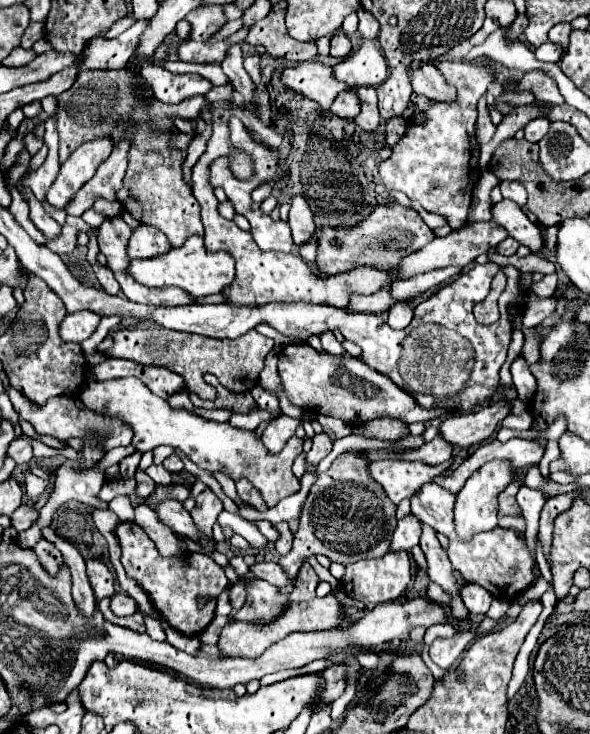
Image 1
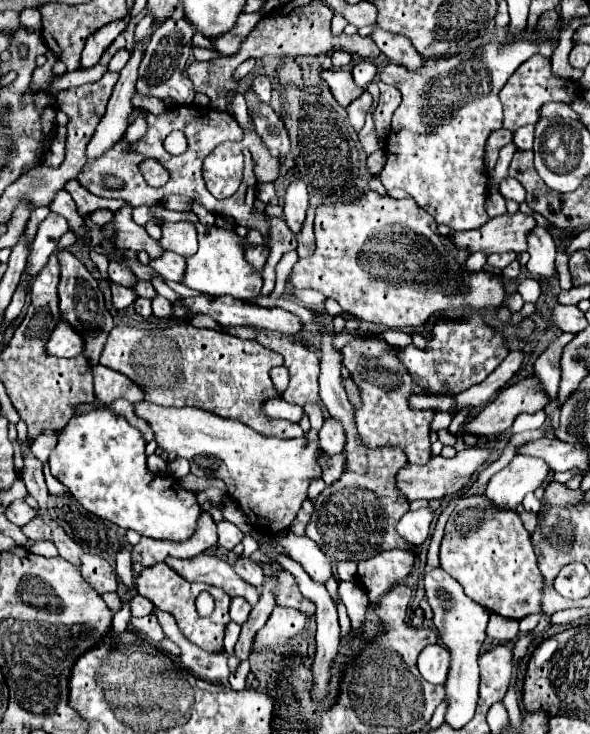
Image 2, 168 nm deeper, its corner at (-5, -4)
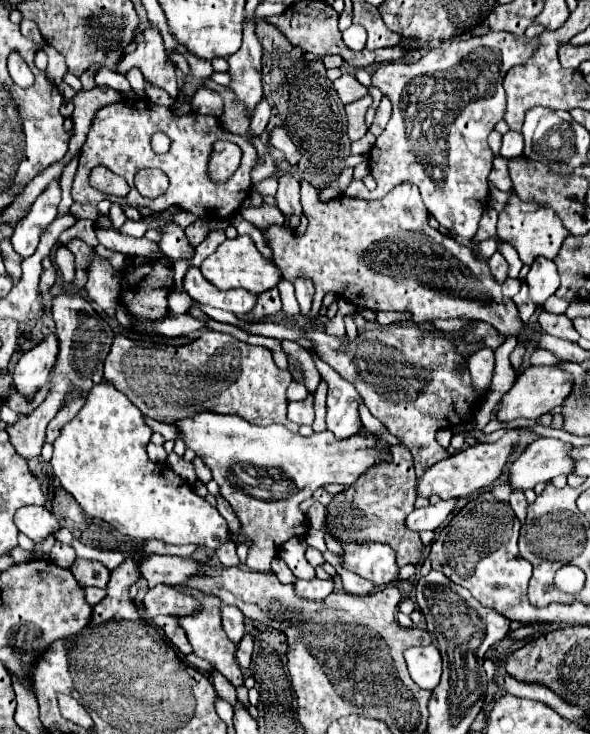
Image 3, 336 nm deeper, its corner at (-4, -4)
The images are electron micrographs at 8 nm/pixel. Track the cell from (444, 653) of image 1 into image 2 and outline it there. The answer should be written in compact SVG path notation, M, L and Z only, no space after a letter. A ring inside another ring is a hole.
M440 643L428 645L418 657L420 675L434 685L444 685L444 681L448 679L448 665L450 665L448 649L444 649L444 645Z

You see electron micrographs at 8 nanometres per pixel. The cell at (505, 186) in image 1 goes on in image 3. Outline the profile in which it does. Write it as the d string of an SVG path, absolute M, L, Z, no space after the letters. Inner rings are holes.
M495 157L495 159L493 159L493 169L491 169L491 173L489 173L489 181L491 181L497 189L501 189L501 191L509 191L509 189L513 187L513 183L511 183L511 179L509 179L509 169L507 169L507 165L509 165L507 159Z

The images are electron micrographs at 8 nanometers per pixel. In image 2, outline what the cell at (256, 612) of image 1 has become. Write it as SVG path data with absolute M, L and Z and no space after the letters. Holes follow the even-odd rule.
M200 553L192 559L172 559L166 561L180 577L188 581L204 581L224 589L230 597L244 597L250 605L256 605L260 591L254 585L244 583L244 579L234 571L234 567L218 557Z

